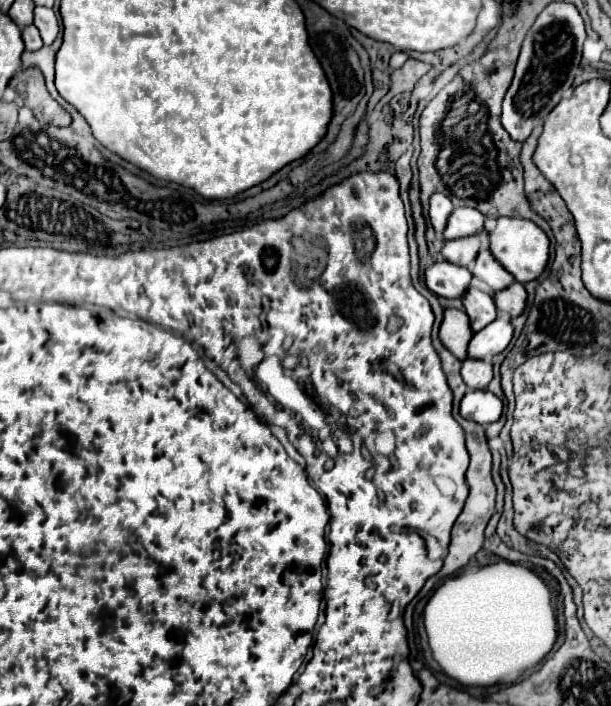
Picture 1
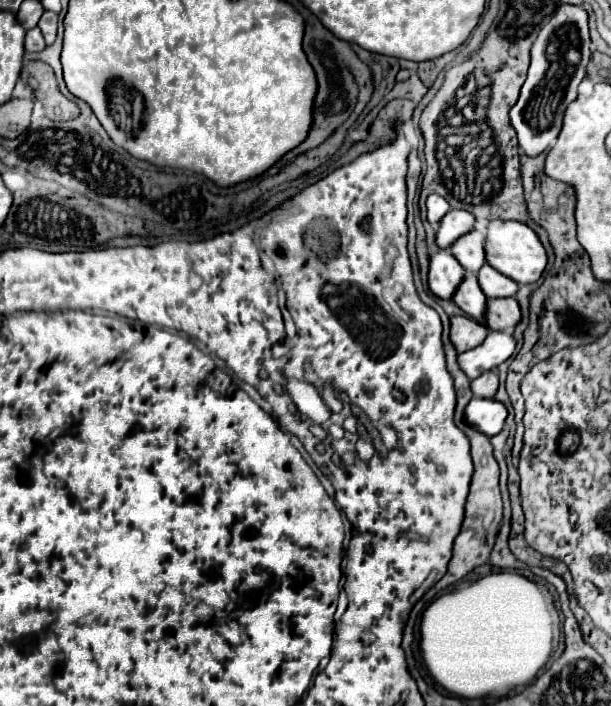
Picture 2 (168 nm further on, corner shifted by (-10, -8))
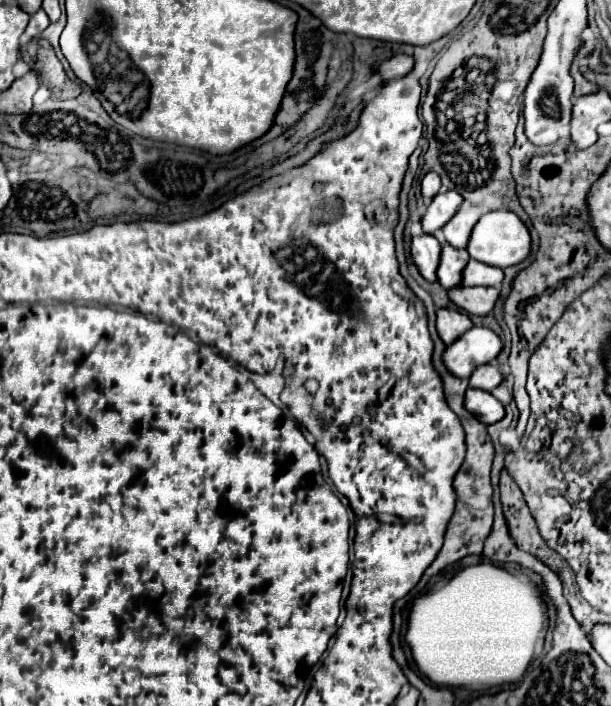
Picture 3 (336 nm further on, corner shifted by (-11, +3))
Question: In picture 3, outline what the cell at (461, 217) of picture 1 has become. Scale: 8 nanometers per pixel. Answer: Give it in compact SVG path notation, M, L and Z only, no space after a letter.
M452 191L438 193L432 199L426 215L422 217L424 233L434 235L436 231L440 231L442 225L446 225L448 217L452 217L452 213L456 213L456 209L460 209L460 205L462 205L462 201L460 201L458 193L452 193Z

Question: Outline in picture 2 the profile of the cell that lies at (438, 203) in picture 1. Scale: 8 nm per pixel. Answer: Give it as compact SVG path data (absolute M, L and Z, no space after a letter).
M429 194L429 198L427 198L427 220L433 228L439 226L443 212L449 212L449 210L451 210L451 206L447 204L445 198L441 198L439 194Z

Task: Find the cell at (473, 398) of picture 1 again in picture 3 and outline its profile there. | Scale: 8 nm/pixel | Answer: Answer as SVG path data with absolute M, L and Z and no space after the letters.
M466 389L466 397L464 397L464 407L484 425L496 423L504 417L504 405L488 391L482 389Z

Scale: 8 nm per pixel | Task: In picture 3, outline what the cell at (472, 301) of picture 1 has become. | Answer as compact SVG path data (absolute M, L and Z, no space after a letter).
M442 243L442 257L440 257L440 267L438 267L438 281L446 289L460 287L460 273L464 273L464 265L470 261L468 253L462 249L454 249L448 243Z

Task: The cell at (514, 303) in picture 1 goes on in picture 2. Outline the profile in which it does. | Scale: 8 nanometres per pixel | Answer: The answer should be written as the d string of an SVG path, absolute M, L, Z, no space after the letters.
M493 298L487 300L485 306L485 326L489 330L513 332L517 322L521 320L519 304L515 298Z

